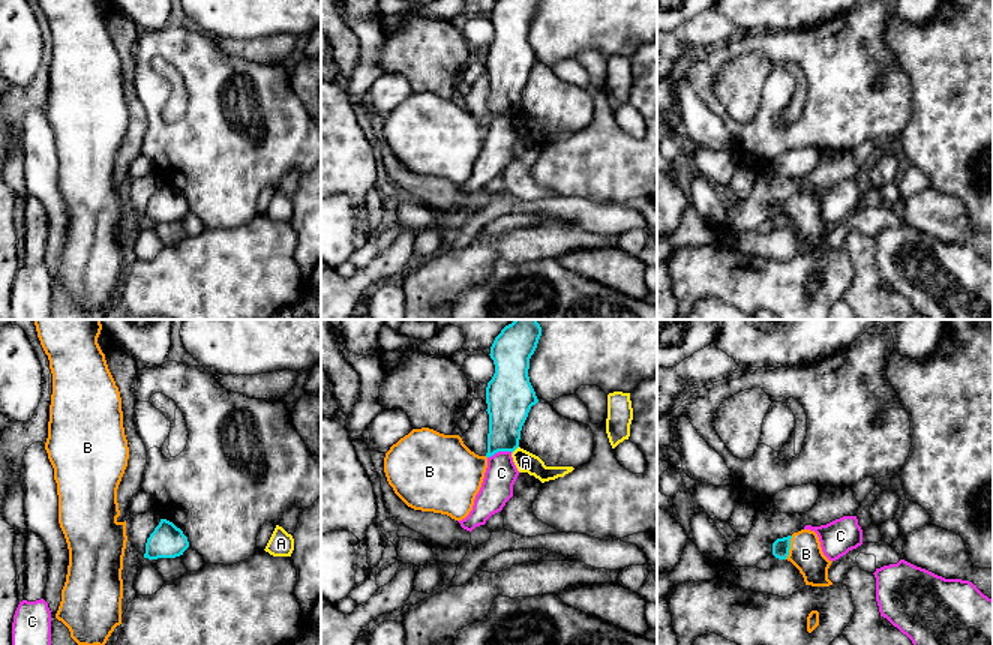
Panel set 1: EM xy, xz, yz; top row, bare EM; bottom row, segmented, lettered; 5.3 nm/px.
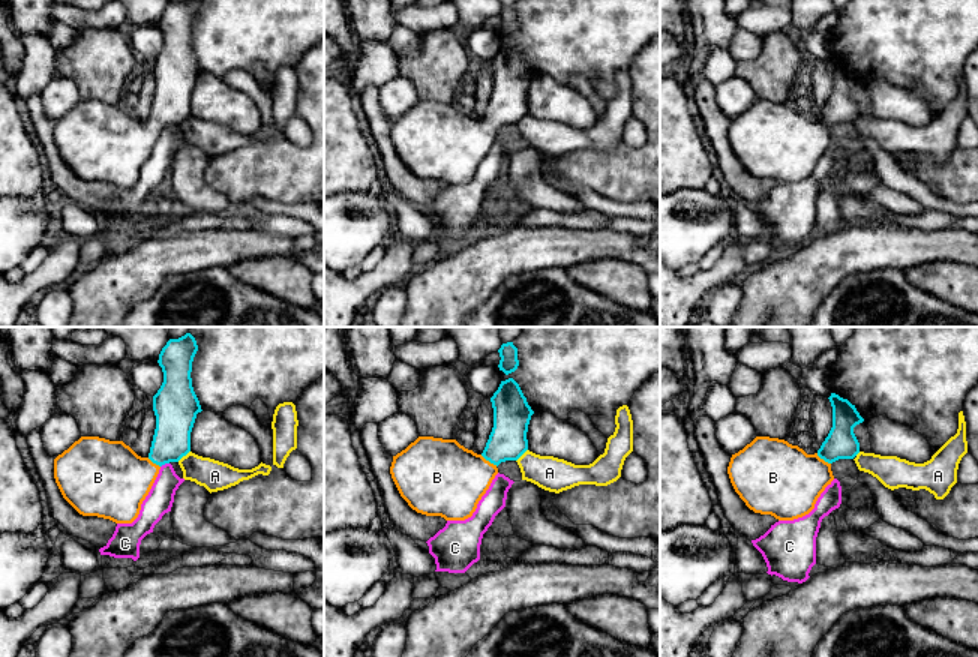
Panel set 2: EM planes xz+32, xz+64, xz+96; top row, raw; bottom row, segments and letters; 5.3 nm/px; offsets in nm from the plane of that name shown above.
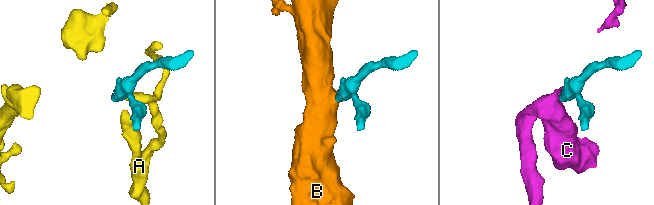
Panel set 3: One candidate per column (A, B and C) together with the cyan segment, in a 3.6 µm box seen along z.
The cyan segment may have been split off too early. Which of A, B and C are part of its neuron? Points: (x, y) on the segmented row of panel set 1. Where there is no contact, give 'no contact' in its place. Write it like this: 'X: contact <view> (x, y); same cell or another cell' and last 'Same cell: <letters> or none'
A: contact xz (515, 449); another cell
B: contact yz (789, 548); same cell
C: contact xz (500, 450); another cell
Same cell: B

